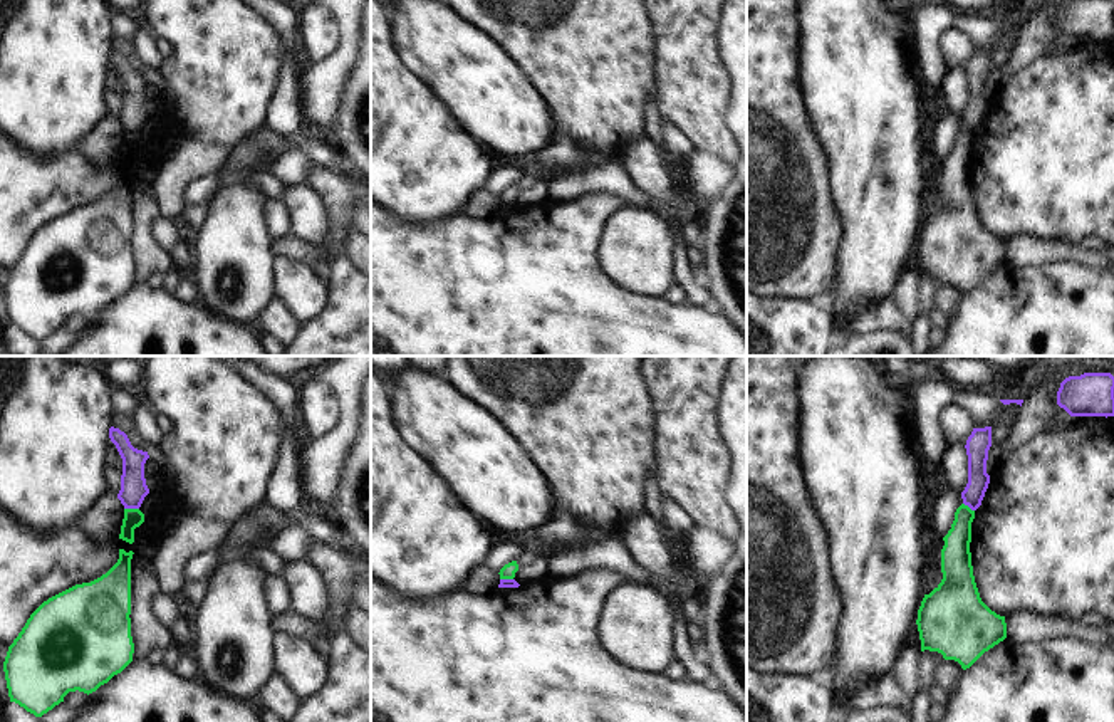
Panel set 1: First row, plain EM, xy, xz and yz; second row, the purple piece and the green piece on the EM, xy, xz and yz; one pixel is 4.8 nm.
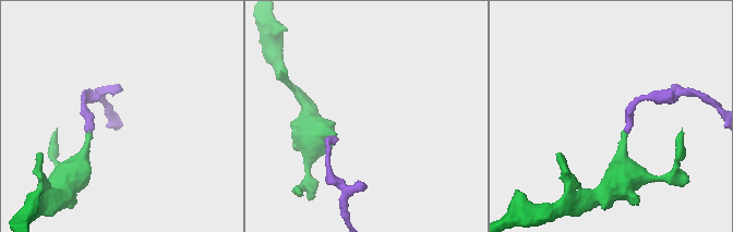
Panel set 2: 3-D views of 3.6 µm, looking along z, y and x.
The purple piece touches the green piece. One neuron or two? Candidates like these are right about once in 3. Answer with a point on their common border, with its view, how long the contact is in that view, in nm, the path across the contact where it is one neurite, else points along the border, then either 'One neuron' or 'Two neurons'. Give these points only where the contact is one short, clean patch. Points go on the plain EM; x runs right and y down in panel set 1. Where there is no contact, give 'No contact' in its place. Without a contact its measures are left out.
Touches purple at xy (131, 131). Shared border 70 nm. Boundary: xy (124, 131), (138, 133). Two neurons

